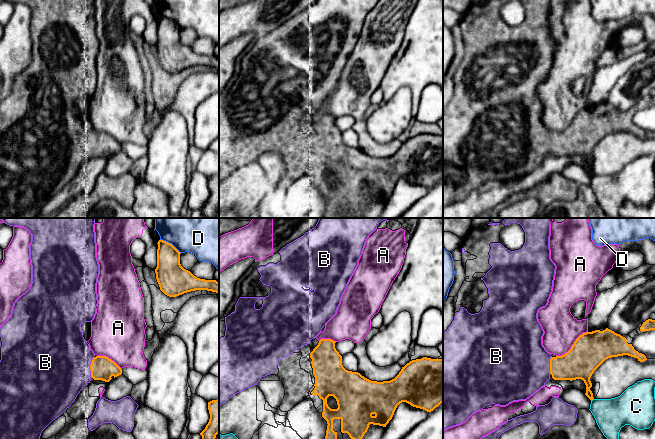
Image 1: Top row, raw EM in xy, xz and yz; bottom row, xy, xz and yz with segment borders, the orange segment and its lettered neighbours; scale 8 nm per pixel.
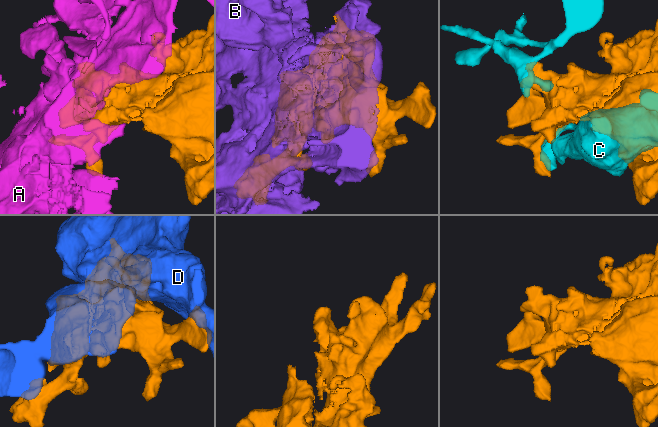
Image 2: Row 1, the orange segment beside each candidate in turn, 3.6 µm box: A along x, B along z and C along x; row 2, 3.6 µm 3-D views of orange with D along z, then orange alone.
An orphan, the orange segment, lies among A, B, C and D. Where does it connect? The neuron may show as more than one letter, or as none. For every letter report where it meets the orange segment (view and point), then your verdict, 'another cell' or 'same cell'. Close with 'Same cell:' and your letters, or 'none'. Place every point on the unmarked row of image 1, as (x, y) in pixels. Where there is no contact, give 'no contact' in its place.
A: meets orange in yz at (572, 121); another cell
B: meets orange in xy at (90, 143); same cell
C: meets orange in yz at (592, 175); another cell
D: meets orange in xy at (169, 19); another cell
Same cell: B

